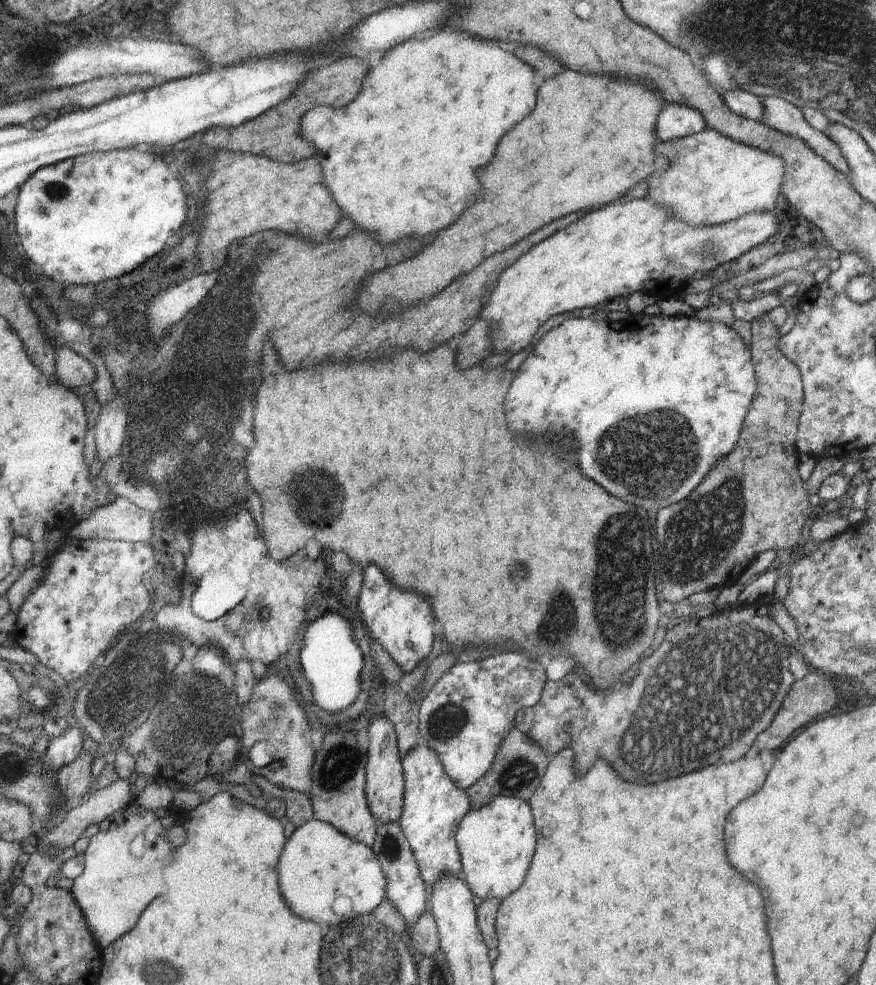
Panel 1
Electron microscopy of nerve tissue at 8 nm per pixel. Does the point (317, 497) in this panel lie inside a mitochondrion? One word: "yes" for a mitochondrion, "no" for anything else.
yes

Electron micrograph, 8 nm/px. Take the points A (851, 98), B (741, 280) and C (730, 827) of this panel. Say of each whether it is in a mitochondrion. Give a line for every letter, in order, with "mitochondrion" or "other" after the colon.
A: mitochondrion
B: mitochondrion
C: other

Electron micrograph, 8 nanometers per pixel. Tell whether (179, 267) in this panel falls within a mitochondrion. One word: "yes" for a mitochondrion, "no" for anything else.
yes

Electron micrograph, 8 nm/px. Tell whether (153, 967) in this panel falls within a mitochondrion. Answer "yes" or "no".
yes

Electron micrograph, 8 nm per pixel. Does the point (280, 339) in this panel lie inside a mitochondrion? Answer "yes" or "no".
no

